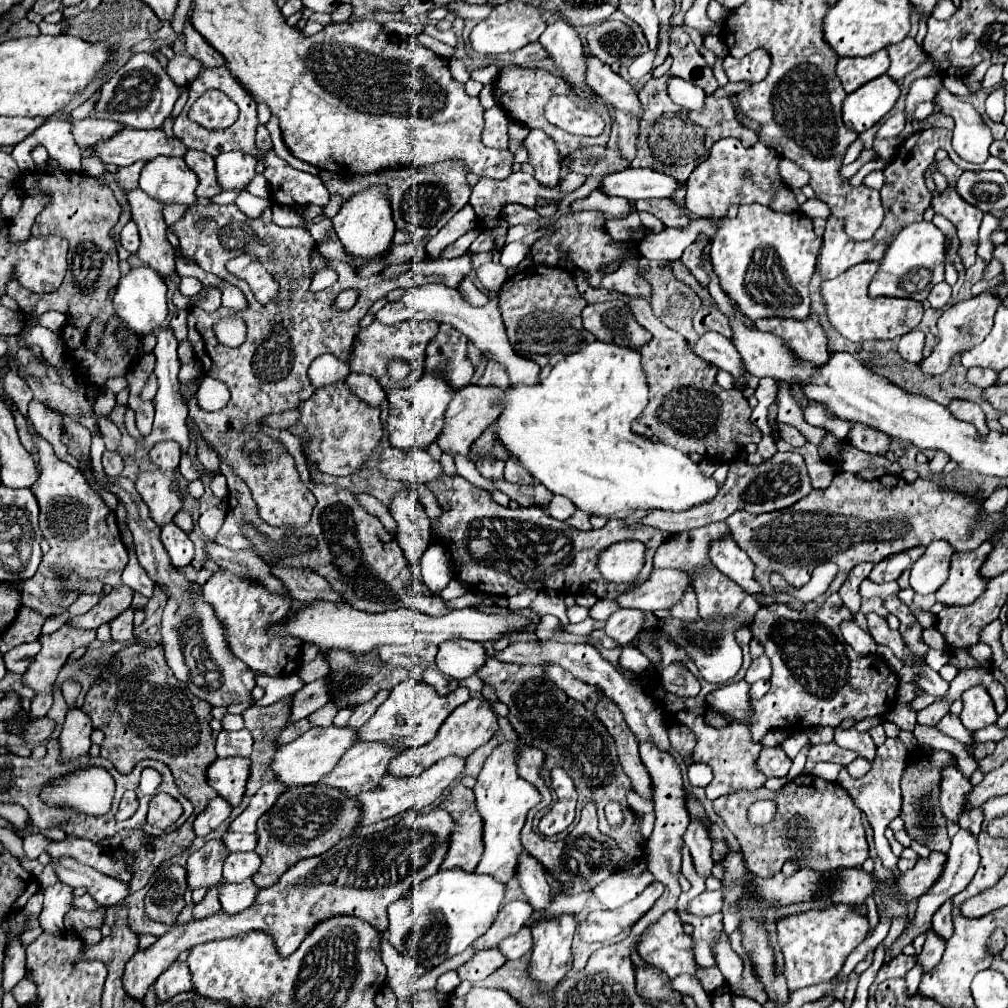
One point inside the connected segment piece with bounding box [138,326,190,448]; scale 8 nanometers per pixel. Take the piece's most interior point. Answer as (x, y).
(170, 421)

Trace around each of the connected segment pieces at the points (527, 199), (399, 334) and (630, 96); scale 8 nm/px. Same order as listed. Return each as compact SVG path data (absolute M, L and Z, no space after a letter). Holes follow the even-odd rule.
M514 172L506 180L480 178L478 184L472 188L470 206L476 212L478 224L484 224L486 218L498 218L506 204L522 204L526 208L536 208L540 198L560 200L564 196L558 188L544 190L544 186L540 186L536 178L526 172Z
M374 320L372 324L358 334L355 341L358 343L354 345L352 362L348 362L348 364L352 366L354 372L376 376L384 390L388 390L388 388L408 388L420 378L420 374L424 370L424 350L426 350L426 344L430 342L430 338L436 336L436 330L438 330L436 322L404 320L404 322L398 322L398 324L386 325ZM396 358L404 358L404 360L410 362L412 376L406 376L404 380L392 380L388 376L388 362L396 360Z
M586 54L584 76L586 84L598 98L602 98L606 104L612 104L614 108L632 112L636 120L640 118L640 100L636 96L636 90L630 86L628 80L614 74L608 64L600 62L592 54Z

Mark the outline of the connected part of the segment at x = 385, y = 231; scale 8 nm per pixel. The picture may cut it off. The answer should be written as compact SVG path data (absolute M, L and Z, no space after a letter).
M372 186L364 190L362 194L354 196L350 202L346 202L340 212L332 218L336 236L344 244L344 252L352 256L352 268L360 270L366 260L372 260L374 256L382 256L394 236L394 222L392 222L392 212L388 208L388 196L384 186Z

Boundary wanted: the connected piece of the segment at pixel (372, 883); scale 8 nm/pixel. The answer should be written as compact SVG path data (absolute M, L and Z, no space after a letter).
M432 810L426 814L406 814L396 826L390 826L382 832L368 836L354 832L348 838L342 838L322 856L300 860L288 872L284 872L276 884L260 888L250 908L238 914L226 914L220 910L204 920L192 918L188 924L168 930L148 950L136 952L122 978L126 996L142 1002L152 982L156 982L158 976L168 970L180 952L212 940L234 938L248 932L266 932L272 936L278 954L286 958L298 950L300 942L312 932L316 924L334 916L356 916L384 934L388 928L388 904L396 902L420 880L438 872L440 862L446 856L452 830L454 822L448 812Z

